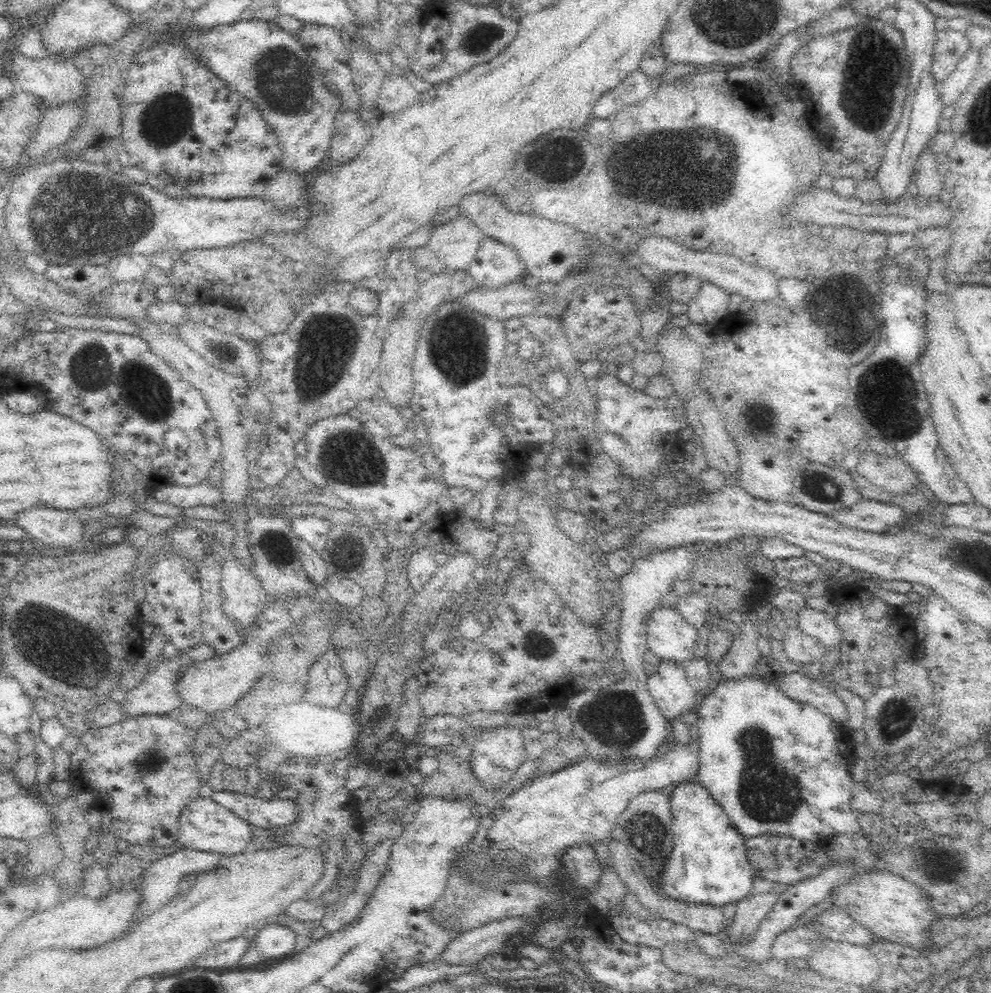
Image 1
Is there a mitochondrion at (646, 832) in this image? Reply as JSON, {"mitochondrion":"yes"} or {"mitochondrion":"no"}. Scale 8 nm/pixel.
{"mitochondrion":"yes"}

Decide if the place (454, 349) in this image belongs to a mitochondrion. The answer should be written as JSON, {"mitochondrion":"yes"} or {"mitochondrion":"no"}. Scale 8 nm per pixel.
{"mitochondrion":"yes"}

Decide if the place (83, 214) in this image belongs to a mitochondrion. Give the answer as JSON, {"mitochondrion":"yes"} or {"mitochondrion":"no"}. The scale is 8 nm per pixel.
{"mitochondrion":"yes"}

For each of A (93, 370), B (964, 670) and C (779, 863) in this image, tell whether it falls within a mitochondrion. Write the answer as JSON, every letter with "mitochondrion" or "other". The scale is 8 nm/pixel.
{"A":"mitochondrion","B":"other","C":"other"}

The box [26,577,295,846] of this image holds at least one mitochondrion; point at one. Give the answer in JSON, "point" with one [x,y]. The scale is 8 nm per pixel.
{"point":[62,655]}

